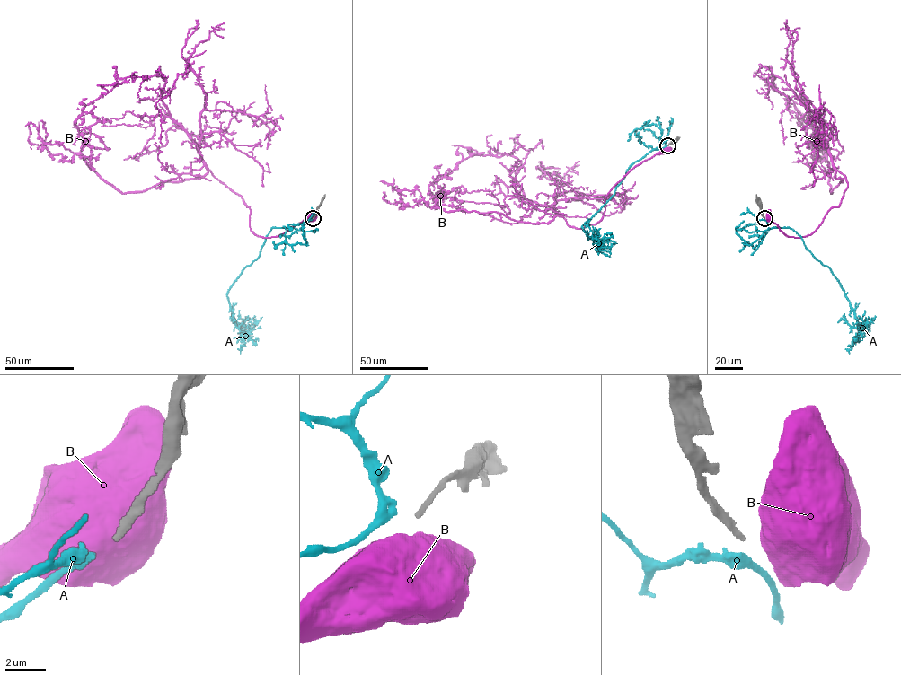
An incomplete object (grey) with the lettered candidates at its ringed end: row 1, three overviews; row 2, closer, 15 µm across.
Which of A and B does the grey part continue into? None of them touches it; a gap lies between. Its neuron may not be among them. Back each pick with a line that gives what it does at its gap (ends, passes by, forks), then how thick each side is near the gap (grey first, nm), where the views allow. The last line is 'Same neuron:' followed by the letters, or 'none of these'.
Same neuron: none of these

